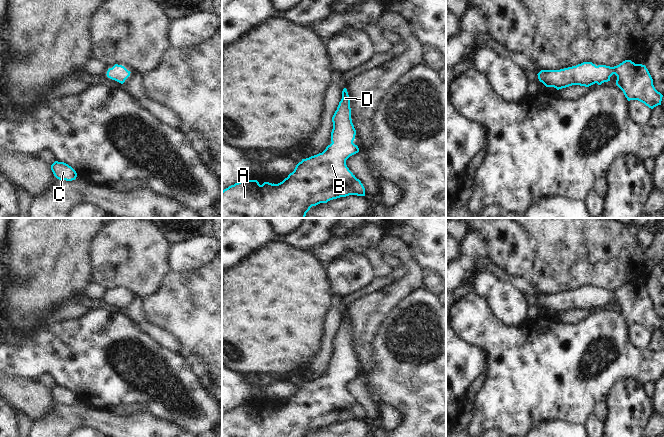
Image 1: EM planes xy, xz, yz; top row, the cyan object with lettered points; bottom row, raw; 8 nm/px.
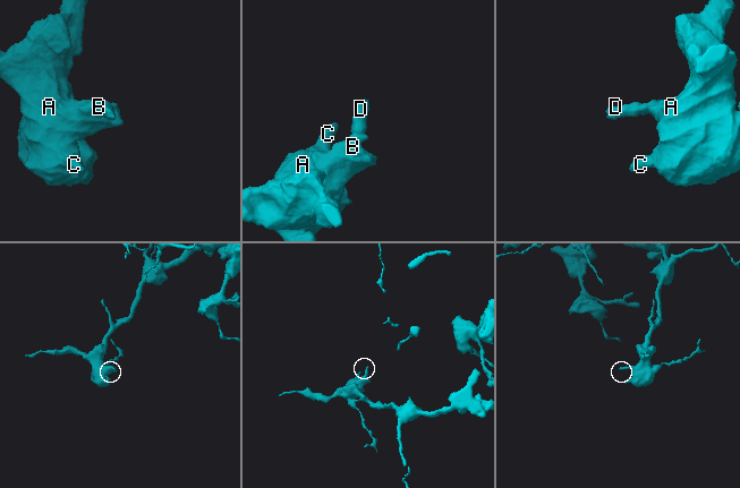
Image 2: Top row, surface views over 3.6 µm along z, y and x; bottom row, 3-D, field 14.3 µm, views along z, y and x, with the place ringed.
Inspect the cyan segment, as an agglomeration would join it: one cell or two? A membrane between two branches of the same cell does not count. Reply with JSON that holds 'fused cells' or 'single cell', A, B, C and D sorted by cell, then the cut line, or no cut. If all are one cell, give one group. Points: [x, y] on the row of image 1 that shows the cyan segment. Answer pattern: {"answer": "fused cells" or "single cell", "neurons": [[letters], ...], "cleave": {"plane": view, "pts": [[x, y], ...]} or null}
{"answer": "single cell", "neurons": [["A", "B", "C", "D"]], "cleave": null}

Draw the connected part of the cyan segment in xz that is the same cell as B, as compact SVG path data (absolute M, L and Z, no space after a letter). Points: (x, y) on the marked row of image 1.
M346 88L342 91L342 99L332 117L332 122L332 143L322 153L302 159L282 182L278 184L264 182L260 185L257 180L242 180L224 189L222 191L222 218L305 218L310 208L320 203L327 203L349 195L365 196L363 184L346 165L346 160L359 152L358 146L353 143L356 130L351 119L350 97Z

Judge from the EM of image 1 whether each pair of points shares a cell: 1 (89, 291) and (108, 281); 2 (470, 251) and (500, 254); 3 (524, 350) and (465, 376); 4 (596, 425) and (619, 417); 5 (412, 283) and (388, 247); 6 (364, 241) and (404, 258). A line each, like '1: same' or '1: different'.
1: different
2: different
3: different
4: different
5: same
6: different

